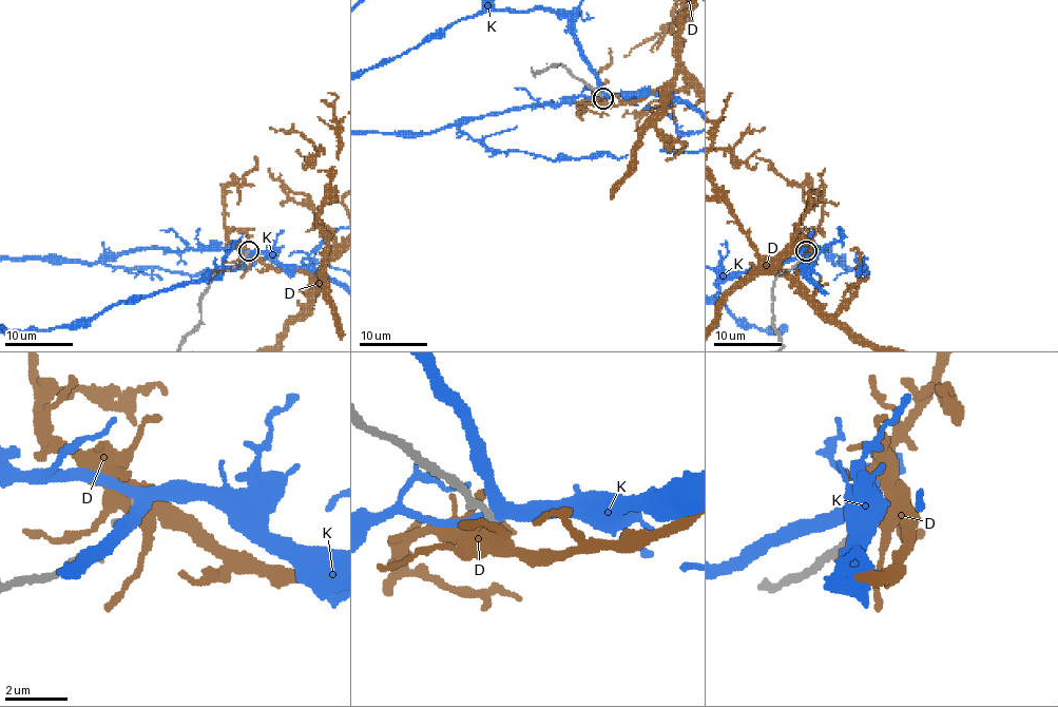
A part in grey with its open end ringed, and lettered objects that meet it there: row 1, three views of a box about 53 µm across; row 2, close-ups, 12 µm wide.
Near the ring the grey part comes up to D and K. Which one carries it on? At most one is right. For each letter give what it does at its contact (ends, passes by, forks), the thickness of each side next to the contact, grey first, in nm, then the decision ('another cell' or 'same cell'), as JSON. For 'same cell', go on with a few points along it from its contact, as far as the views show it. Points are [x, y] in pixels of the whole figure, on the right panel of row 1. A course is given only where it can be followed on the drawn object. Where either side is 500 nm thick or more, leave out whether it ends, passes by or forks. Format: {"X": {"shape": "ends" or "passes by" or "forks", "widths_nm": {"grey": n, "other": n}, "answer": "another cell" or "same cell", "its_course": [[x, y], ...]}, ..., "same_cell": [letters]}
{"D": {"shape": "forks", "widths_nm": {"grey": 240, "other": 400}, "answer": "another cell"}, "K": {"shape": "forks", "widths_nm": {"grey": 280, "other": 360}, "answer": "another cell"}, "same_cell": []}

